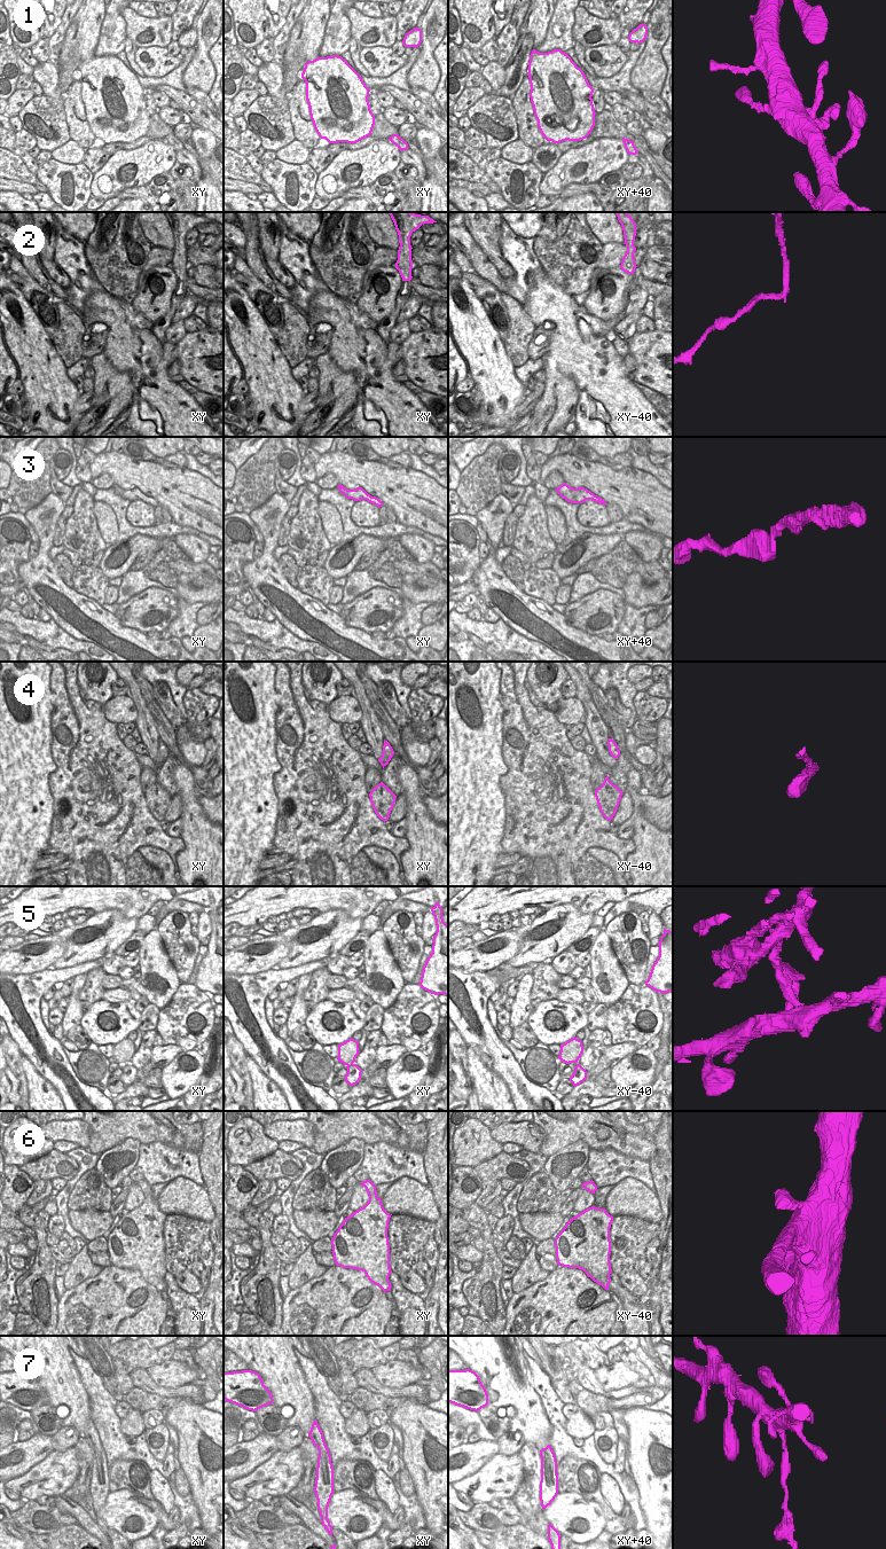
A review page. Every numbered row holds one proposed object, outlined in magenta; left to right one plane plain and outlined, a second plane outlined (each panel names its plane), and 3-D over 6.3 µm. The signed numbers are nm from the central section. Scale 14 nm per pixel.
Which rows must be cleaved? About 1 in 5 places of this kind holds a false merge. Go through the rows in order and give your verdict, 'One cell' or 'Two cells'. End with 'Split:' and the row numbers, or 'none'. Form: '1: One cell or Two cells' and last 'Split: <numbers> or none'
1: One cell
2: Two cells
3: One cell
4: One cell
5: Two cells
6: One cell
7: Two cells
Split: 2, 5, 7

